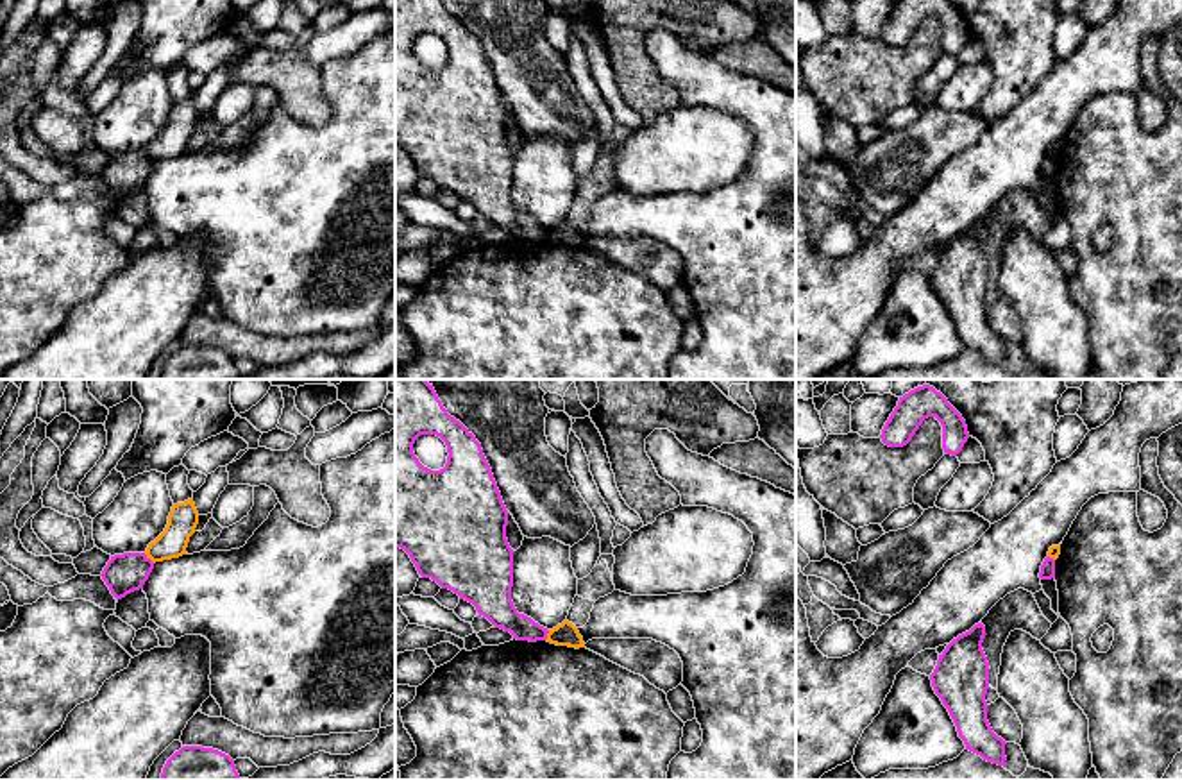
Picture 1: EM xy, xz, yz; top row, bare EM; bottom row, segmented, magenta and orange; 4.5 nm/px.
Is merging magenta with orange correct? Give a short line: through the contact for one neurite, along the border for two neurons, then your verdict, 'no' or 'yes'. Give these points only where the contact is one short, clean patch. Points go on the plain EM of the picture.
line xy (143, 152), (154, 161); no

